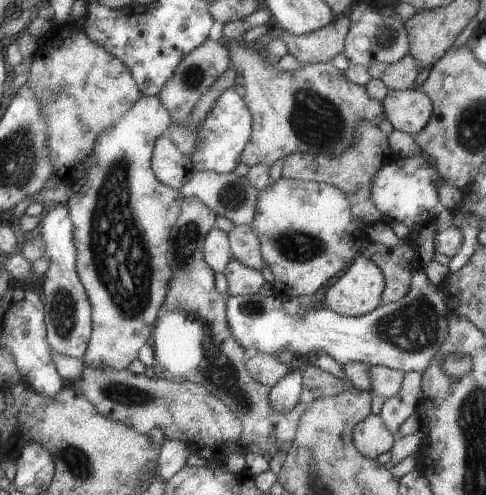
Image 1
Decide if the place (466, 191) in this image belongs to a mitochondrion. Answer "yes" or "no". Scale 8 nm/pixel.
no

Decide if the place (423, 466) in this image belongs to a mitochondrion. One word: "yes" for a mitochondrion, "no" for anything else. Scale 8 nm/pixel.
no

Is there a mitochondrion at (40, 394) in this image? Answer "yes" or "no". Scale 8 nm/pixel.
no

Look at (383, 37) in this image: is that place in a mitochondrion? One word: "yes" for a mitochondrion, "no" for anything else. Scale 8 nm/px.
yes

